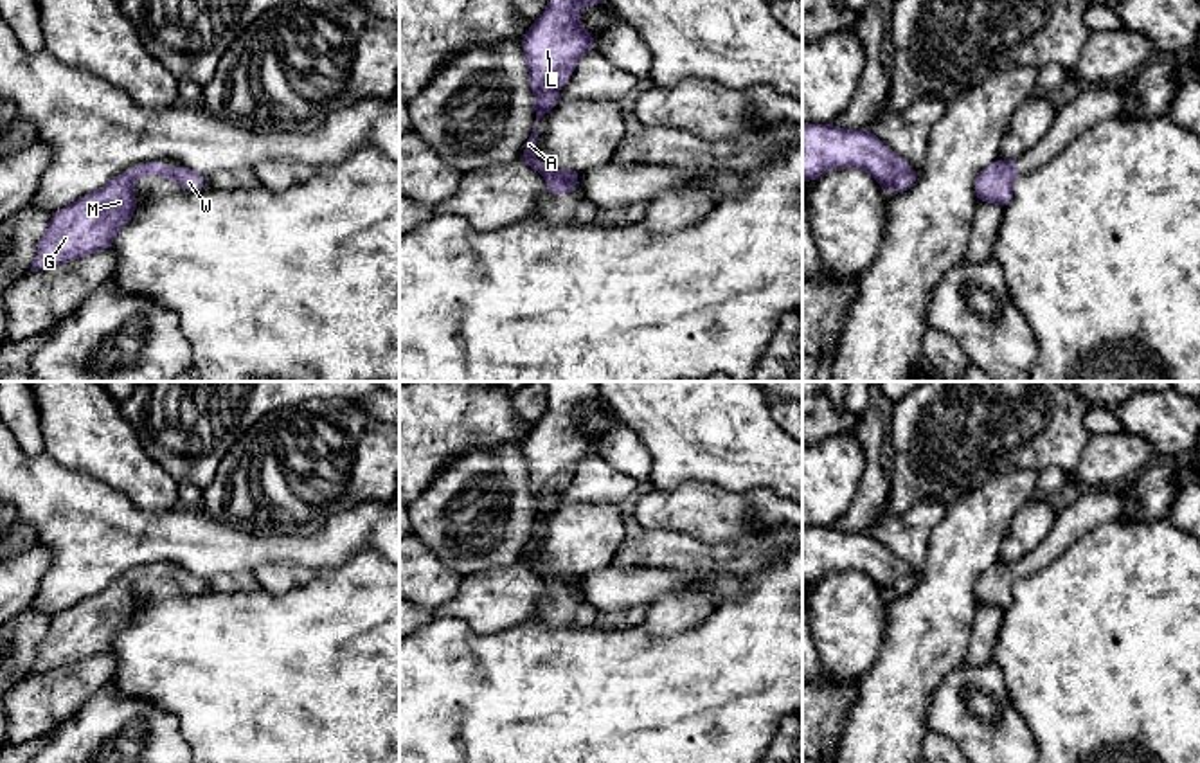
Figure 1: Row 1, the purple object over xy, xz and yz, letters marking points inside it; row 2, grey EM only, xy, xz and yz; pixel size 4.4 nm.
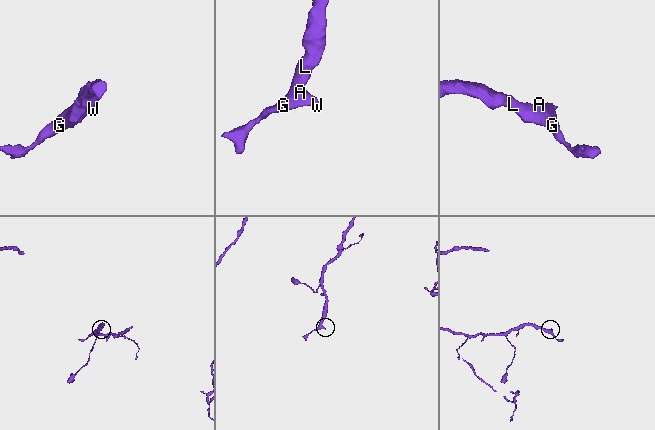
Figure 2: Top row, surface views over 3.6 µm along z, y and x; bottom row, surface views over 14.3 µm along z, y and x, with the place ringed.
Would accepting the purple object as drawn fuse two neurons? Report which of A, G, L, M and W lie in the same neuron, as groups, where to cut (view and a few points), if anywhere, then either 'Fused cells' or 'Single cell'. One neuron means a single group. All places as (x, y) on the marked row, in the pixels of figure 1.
Groups: A G L M W. No split. Single cell

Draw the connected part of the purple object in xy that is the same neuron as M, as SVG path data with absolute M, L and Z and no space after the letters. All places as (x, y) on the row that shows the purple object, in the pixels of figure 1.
M151 160L119 175L101 189L52 212L43 238L38 241L32 270L43 270L65 261L110 248L117 232L131 220L137 209L133 182L155 175L176 180L185 191L198 191L209 180L189 167L160 166Z

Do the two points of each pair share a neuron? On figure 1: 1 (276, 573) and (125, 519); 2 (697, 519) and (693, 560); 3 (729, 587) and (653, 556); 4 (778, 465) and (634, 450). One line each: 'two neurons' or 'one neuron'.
1: two neurons
2: two neurons
3: two neurons
4: two neurons

